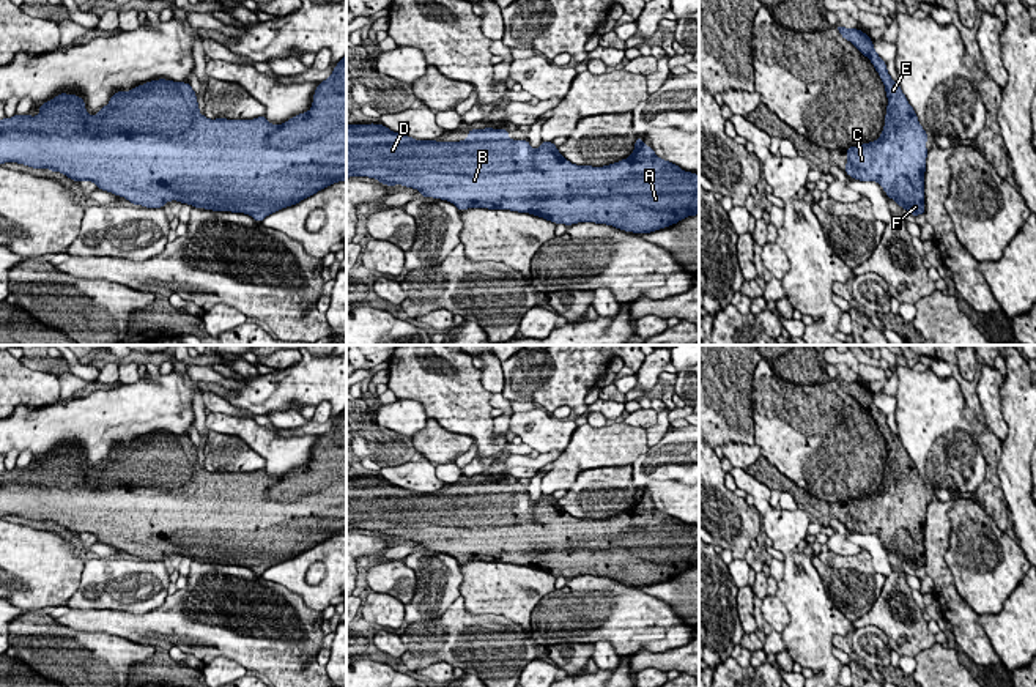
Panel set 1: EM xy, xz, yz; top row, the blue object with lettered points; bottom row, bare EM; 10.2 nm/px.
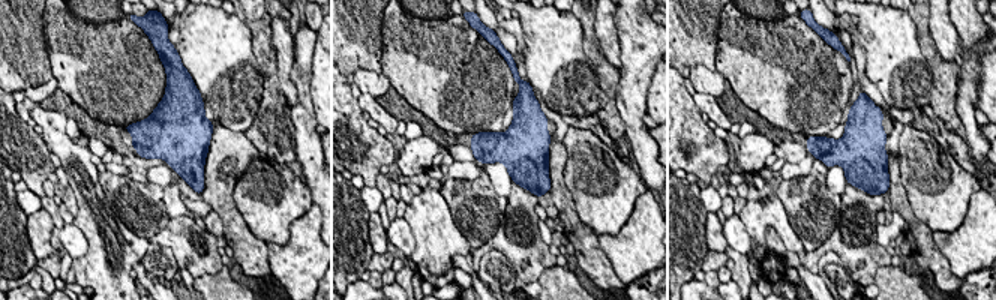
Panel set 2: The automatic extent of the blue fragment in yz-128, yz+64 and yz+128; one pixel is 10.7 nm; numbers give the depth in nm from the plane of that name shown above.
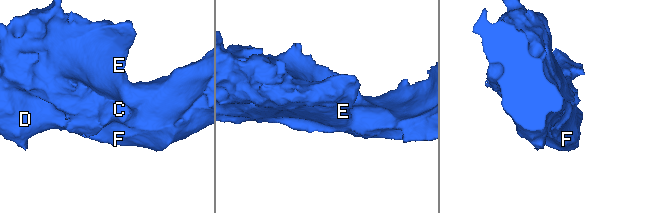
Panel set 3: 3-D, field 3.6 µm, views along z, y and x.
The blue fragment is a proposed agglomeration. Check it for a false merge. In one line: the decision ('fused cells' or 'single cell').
single cell

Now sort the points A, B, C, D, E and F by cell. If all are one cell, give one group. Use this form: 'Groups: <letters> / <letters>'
Groups: A B C D E F

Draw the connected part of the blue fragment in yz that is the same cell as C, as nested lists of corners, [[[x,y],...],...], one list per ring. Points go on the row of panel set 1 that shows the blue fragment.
[[[841,24],[836,28],[871,60],[888,98],[883,132],[874,142],[845,150],[845,173],[858,181],[877,181],[912,216],[924,214],[927,132],[899,84],[888,74],[886,63],[874,50],[872,39],[858,28],[844,28]]]

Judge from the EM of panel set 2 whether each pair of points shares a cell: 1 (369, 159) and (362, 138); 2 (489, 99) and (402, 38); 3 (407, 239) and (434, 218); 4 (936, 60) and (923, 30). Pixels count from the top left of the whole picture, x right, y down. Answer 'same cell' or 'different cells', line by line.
1: same cell
2: same cell
3: different cells
4: same cell

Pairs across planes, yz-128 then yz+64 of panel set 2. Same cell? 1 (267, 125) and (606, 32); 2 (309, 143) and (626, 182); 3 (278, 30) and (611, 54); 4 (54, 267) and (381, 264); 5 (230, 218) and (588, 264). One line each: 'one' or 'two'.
1: two
2: two
3: one
4: one
5: one

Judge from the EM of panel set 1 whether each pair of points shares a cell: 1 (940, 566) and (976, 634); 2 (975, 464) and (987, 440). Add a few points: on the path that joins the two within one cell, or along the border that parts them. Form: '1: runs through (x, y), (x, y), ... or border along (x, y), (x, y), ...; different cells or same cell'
1: runs through (943, 583), (953, 607), (962, 616); same cell
2: border along (976, 440), (984, 462), (983, 481); different cells

